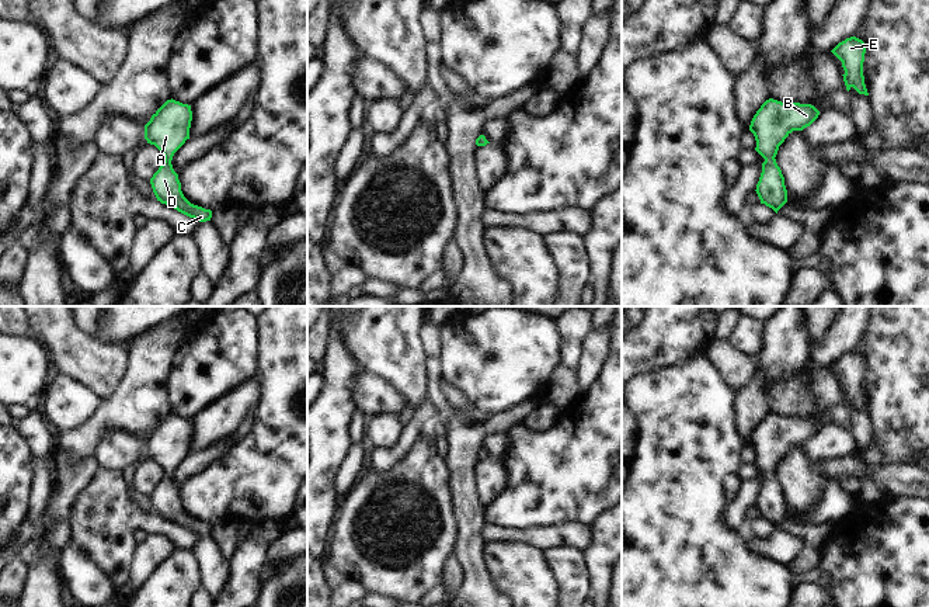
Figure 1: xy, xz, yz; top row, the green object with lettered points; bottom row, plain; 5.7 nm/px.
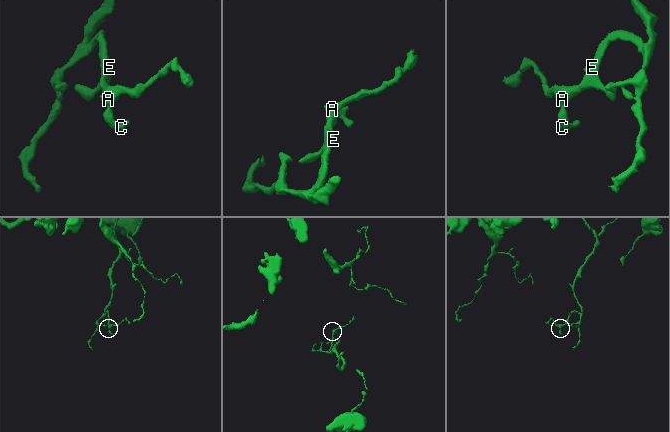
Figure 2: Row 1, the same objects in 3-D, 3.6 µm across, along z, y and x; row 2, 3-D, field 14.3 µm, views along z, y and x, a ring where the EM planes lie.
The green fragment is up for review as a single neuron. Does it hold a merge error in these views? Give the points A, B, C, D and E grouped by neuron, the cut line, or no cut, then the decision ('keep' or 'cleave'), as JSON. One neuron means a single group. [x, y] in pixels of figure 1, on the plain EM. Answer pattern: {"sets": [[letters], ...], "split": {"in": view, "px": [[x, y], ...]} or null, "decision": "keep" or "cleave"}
{"sets": [["A", "B", "C", "D", "E"]], "split": null, "decision": "keep"}

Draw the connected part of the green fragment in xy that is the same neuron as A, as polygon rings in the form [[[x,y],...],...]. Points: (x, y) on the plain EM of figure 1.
[[[171,413],[145,440],[145,454],[164,471],[164,476],[150,493],[150,499],[157,516],[189,533],[206,537],[210,535],[212,526],[194,520],[184,511],[178,489],[171,479],[174,468],[189,454],[191,436],[191,420]]]

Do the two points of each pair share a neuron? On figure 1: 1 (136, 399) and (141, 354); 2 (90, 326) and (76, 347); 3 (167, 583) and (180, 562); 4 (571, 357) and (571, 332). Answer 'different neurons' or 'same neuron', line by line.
1: same neuron
2: different neurons
3: same neuron
4: same neuron

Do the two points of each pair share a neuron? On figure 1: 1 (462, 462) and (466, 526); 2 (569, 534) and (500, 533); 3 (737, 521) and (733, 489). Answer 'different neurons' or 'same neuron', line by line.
1: same neuron
2: same neuron
3: different neurons

